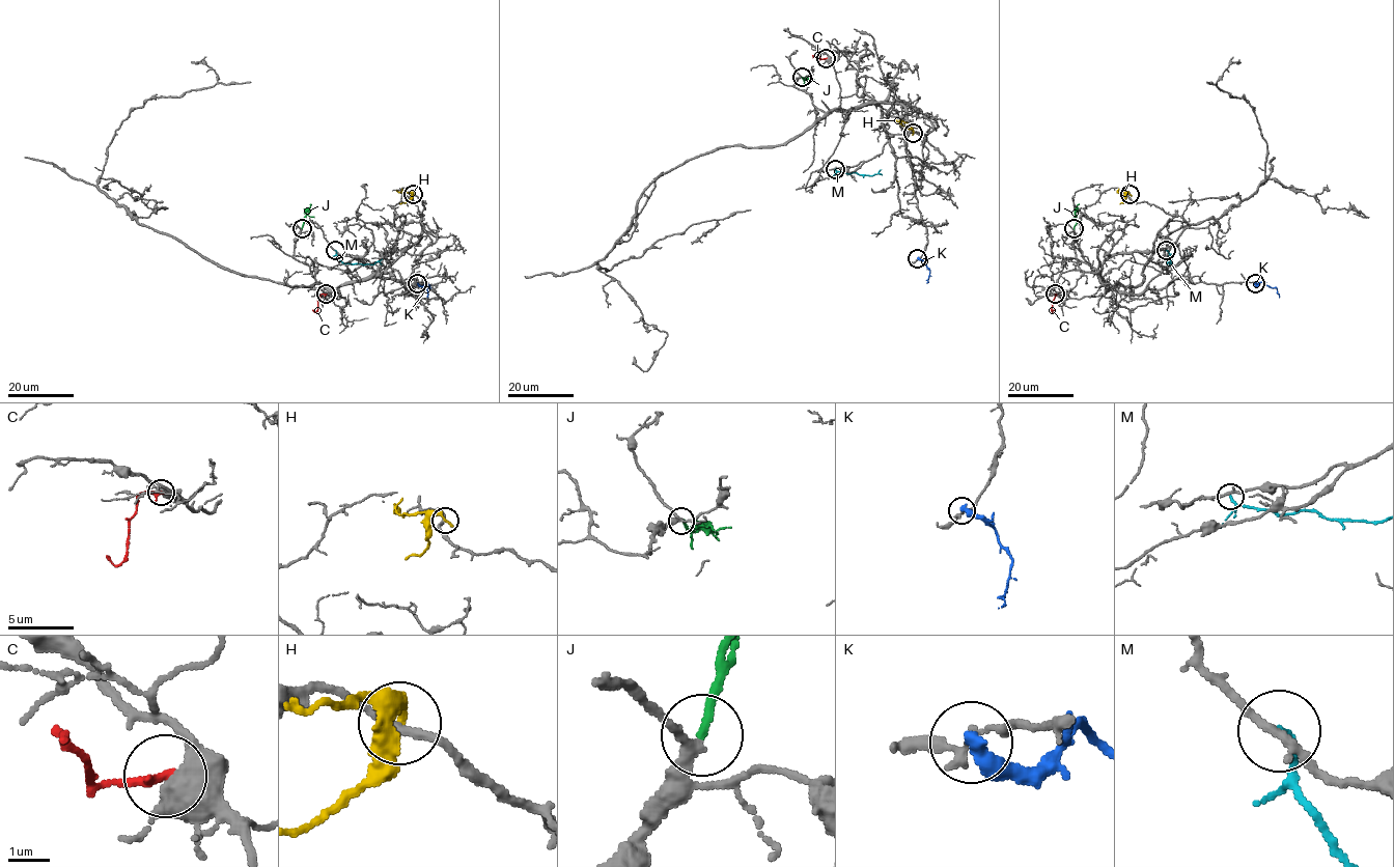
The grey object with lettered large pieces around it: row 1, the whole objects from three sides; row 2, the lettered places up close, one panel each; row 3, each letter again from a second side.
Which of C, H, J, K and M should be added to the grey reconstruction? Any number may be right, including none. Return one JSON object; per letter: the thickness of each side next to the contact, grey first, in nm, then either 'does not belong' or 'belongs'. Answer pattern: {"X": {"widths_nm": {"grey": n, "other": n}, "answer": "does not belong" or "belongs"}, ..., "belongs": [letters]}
{"C": {"widths_nm": {"grey": 480, "other": 240}, "answer": "does not belong"}, "H": {"widths_nm": {"grey": 200, "other": 360}, "answer": "does not belong"}, "J": {"widths_nm": {"grey": 240, "other": 200}, "answer": "belongs"}, "K": {"widths_nm": {"grey": 180, "other": 420}, "answer": "does not belong"}, "M": {"widths_nm": {"grey": 200, "other": 190}, "answer": "does not belong"}, "belongs": ["J"]}

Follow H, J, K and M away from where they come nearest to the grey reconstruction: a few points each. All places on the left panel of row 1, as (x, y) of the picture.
H: (413, 194), (396, 190)
J: (302, 228), (310, 203)
K: (418, 284), (426, 282), (429, 286), (427, 297)
M: (335, 250), (344, 263), (382, 263)

